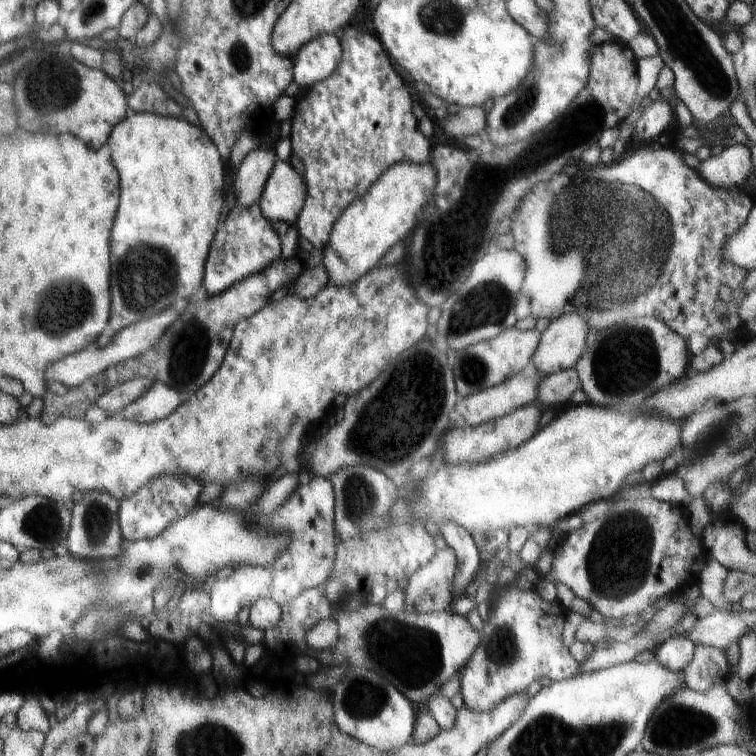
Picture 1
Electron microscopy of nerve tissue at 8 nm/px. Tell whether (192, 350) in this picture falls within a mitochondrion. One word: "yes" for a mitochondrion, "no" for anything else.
yes

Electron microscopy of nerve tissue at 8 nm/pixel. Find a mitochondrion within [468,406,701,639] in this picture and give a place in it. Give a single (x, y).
(617, 558)

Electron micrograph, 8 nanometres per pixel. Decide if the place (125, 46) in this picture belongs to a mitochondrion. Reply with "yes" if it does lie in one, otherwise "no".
no

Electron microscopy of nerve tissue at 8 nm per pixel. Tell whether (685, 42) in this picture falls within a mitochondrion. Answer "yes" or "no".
yes

